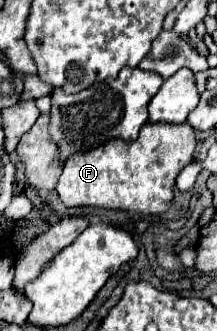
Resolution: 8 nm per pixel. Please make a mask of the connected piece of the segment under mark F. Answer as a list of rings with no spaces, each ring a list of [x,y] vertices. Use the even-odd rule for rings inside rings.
[[[146,122],[140,130],[140,136],[134,142],[112,138],[110,142],[94,150],[72,154],[56,184],[56,192],[68,208],[98,206],[162,214],[172,204],[176,176],[184,166],[192,162],[194,150],[196,136],[194,128],[188,122]]]

